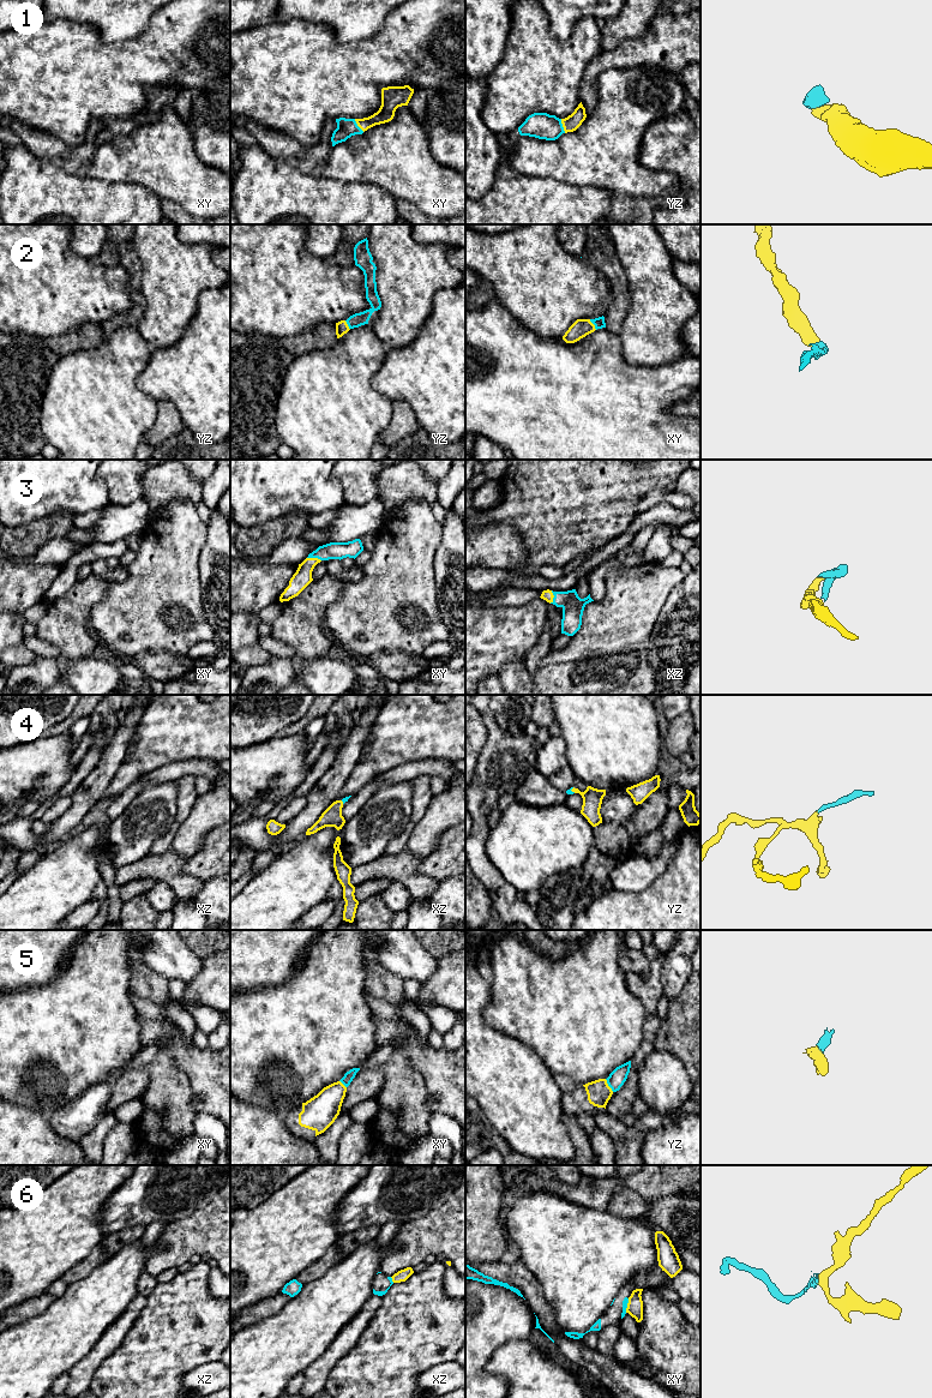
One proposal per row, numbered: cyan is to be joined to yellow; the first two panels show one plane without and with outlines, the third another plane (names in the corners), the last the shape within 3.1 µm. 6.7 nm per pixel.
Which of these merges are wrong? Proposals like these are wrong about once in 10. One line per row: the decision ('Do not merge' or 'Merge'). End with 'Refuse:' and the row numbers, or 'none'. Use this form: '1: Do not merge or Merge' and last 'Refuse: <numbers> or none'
1: Merge
2: Merge
3: Merge
4: Merge
5: Merge
6: Do not merge
Refuse: 6

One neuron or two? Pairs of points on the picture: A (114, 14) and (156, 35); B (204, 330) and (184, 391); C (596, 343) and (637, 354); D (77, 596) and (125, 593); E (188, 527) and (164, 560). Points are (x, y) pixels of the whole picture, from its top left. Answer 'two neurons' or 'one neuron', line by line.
A: two neurons
B: one neuron
C: two neurons
D: two neurons
E: one neuron

